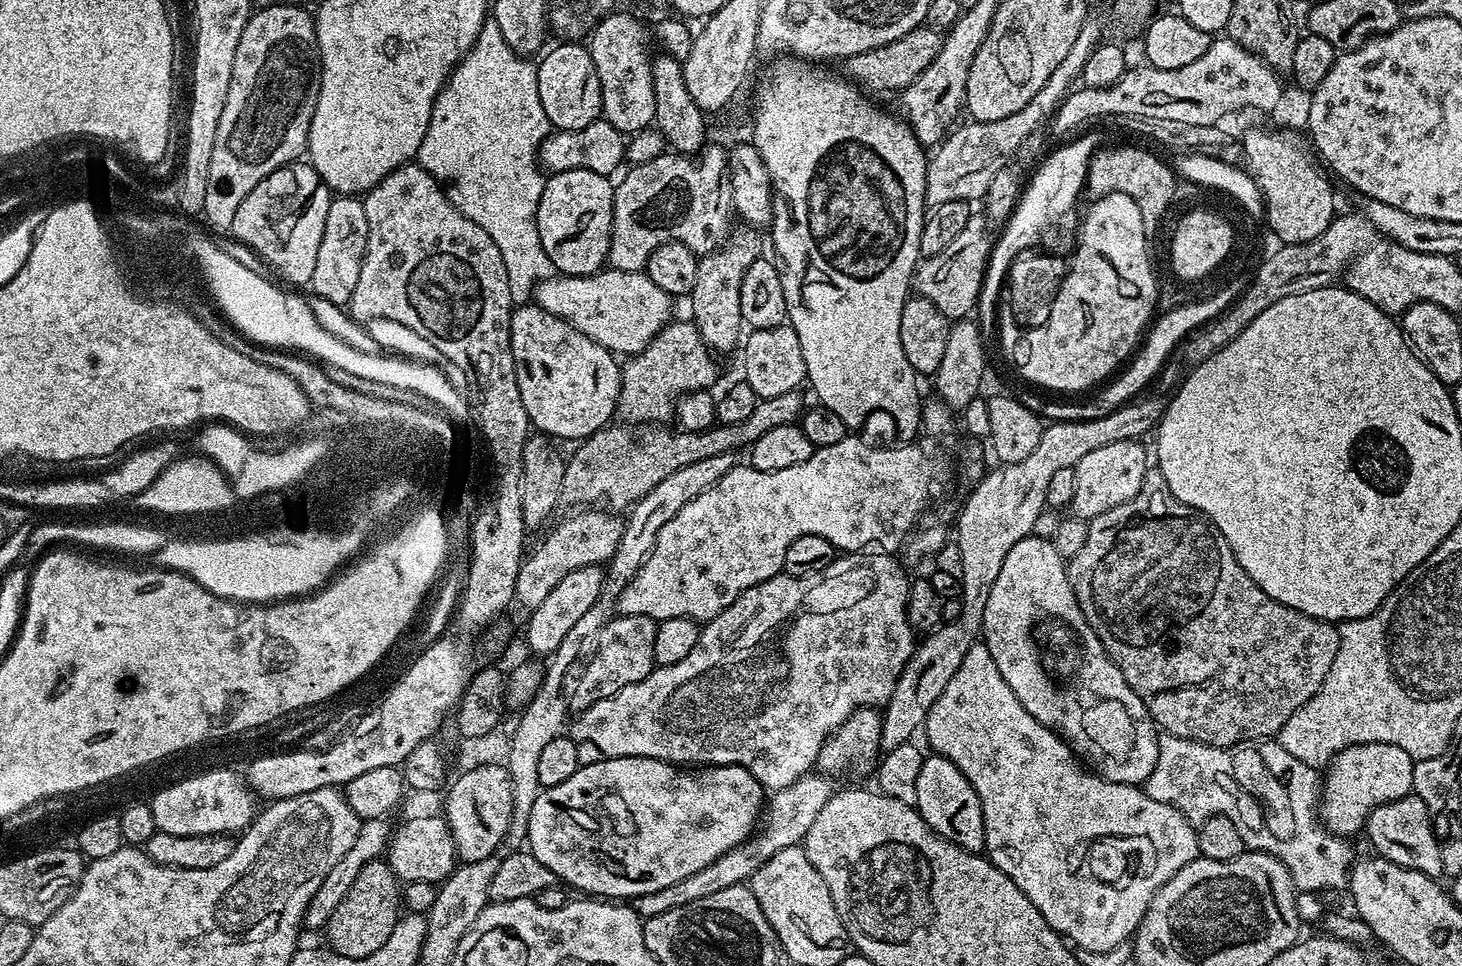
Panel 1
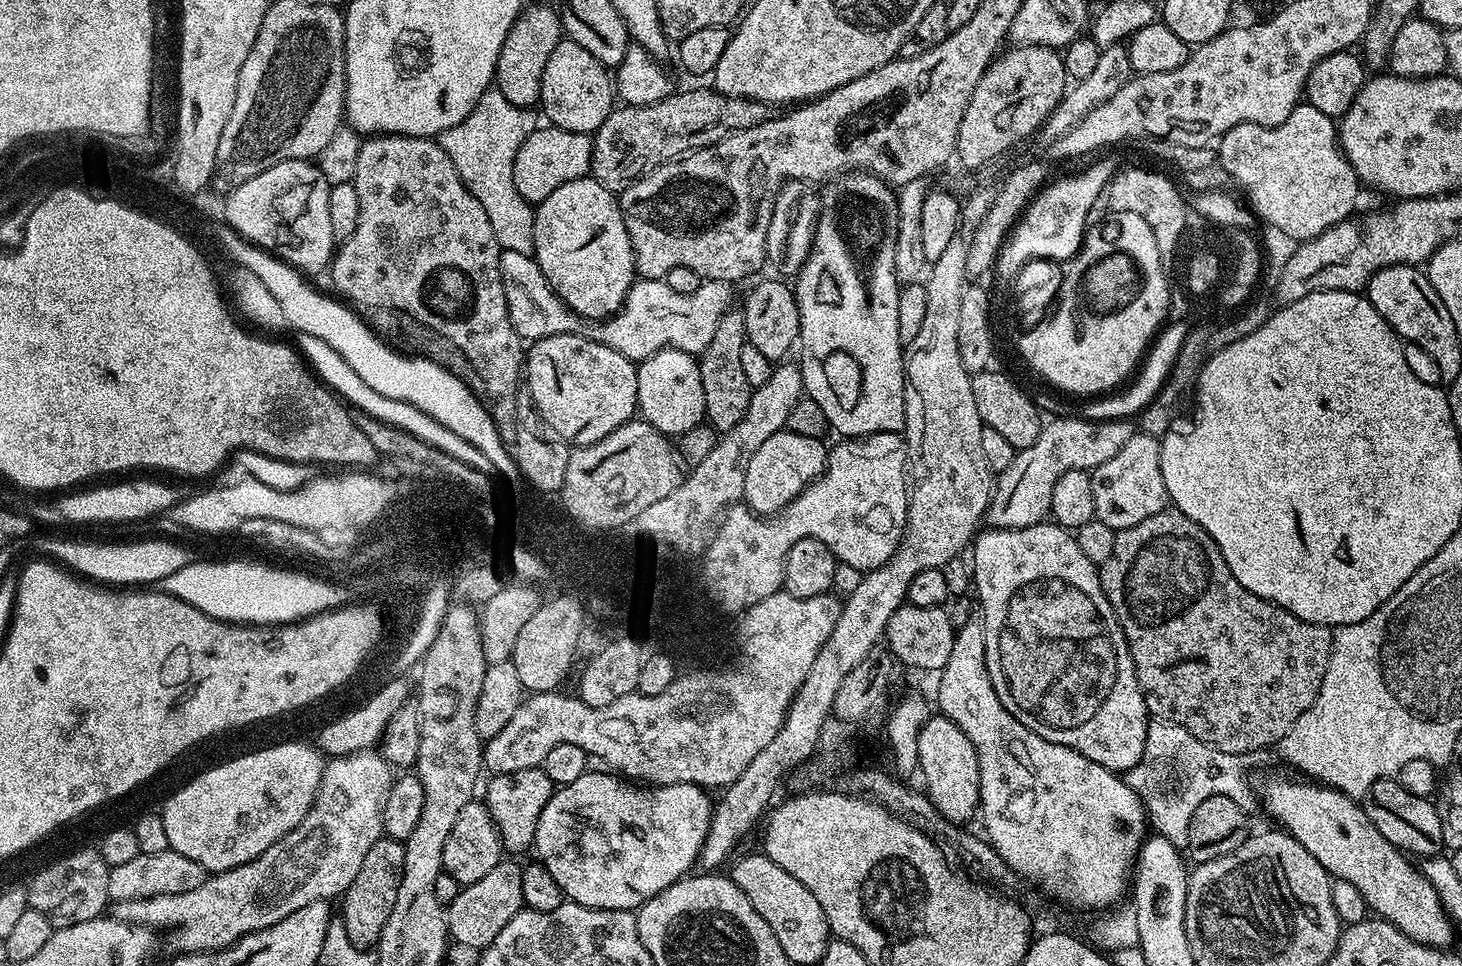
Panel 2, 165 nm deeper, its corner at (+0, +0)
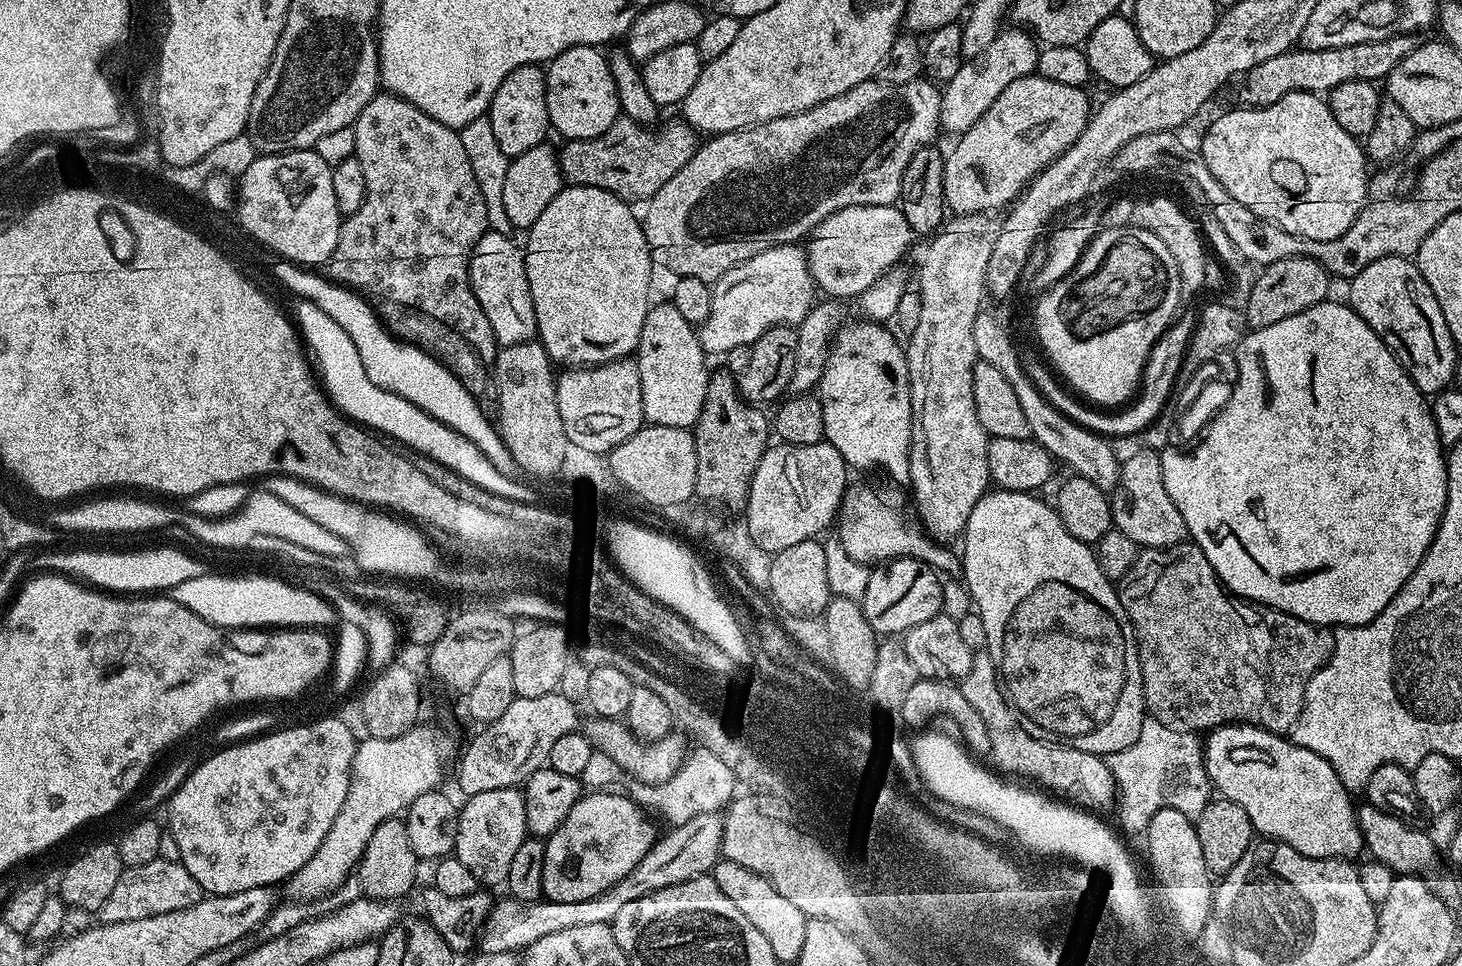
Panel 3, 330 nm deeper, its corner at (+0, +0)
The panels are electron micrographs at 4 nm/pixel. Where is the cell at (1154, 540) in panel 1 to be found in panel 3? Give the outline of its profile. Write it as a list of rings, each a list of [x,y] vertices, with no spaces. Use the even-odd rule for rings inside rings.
[[[1184,542],[1179,546],[1165,550],[1163,548],[1146,548],[1137,555],[1134,566],[1118,581],[1120,601],[1126,610],[1132,629],[1136,631],[1136,647],[1140,650],[1140,669],[1144,683],[1144,707],[1147,715],[1153,720],[1162,722],[1162,726],[1170,726],[1174,730],[1183,732],[1207,733],[1214,728],[1221,728],[1224,724],[1252,724],[1255,728],[1265,728],[1268,732],[1277,734],[1291,733],[1304,708],[1306,686],[1310,678],[1327,664],[1332,657],[1333,633],[1327,627],[1311,624],[1297,616],[1280,612],[1276,608],[1269,608],[1267,604],[1253,604],[1250,600],[1232,595],[1221,584],[1216,571],[1202,554],[1202,550],[1191,543]]]

